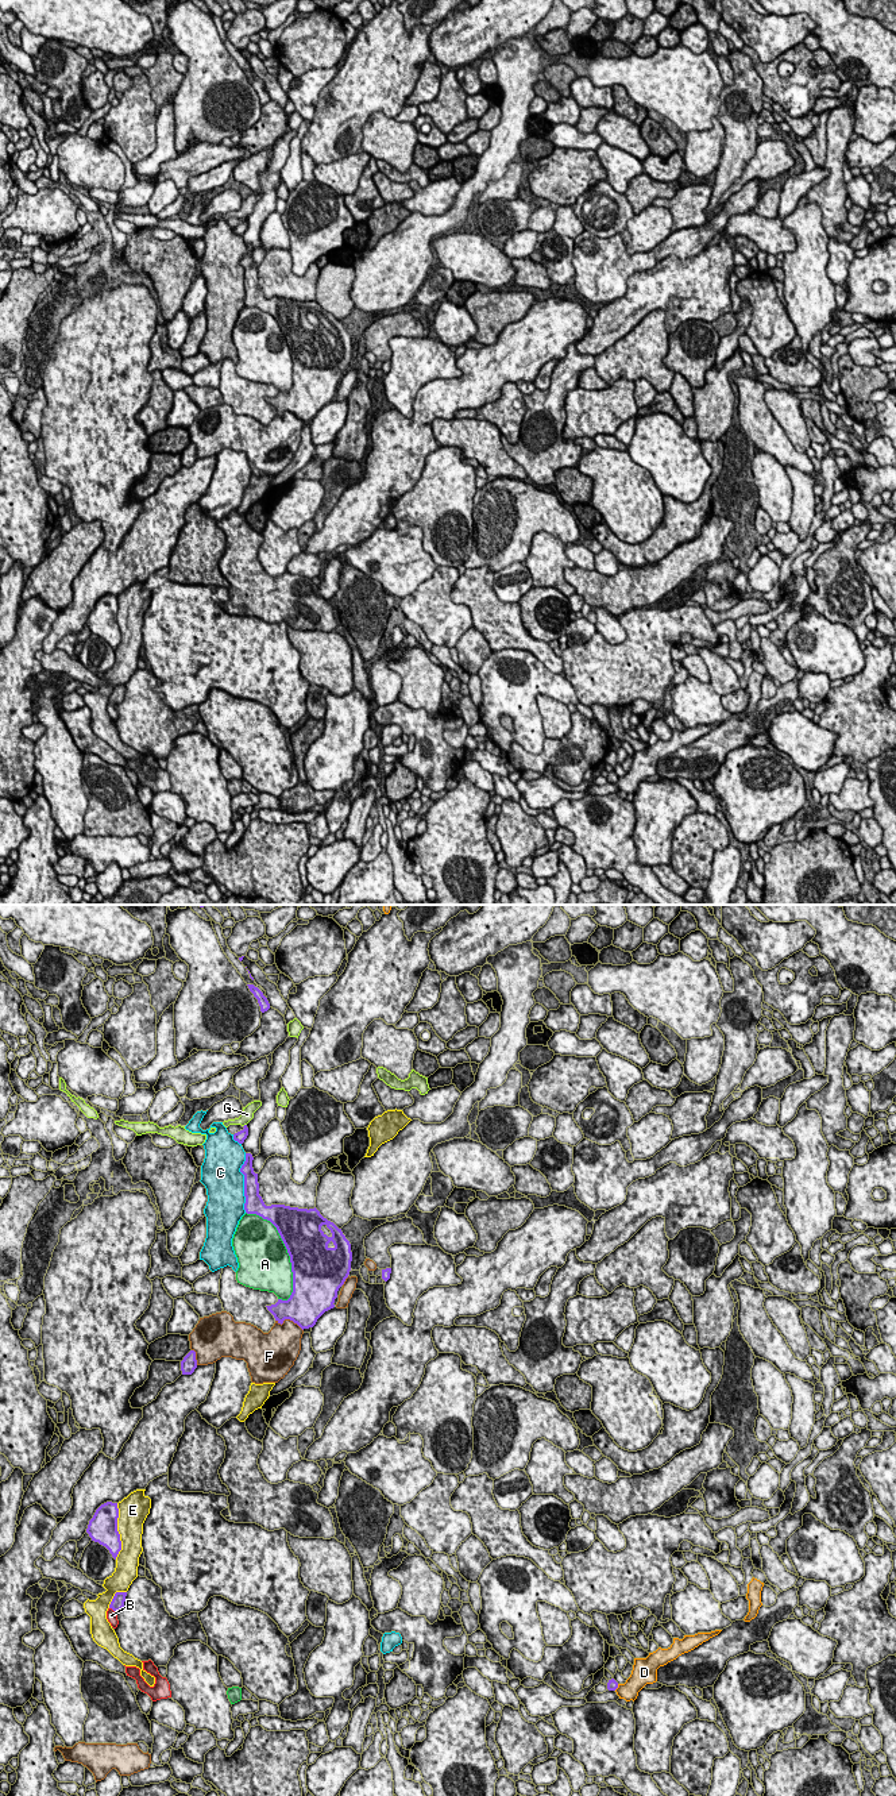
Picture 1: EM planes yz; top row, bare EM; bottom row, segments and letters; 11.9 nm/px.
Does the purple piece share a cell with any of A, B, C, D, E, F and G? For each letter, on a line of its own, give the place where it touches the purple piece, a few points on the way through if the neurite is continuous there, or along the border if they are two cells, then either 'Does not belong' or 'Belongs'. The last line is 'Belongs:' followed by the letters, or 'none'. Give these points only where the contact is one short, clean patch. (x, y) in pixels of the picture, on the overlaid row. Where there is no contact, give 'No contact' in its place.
A: Touches purple at yz (286, 1248). Does not belong
B: Touches purple at yz (112, 1608). Path across: yz (118, 1602), (112, 1608), (111, 1615). Belongs
C: Touches purple at yz (244, 1183). Does not belong
D: Touches purple at yz (617, 1687). Does not belong
E: Touches purple at yz (118, 1532). Does not belong
F: Touches purple at yz (289, 1318). Does not belong
G: Touches purple at yz (244, 1125). Boundary: yz (246, 1124), (243, 1126). Does not belong
Belongs: B

